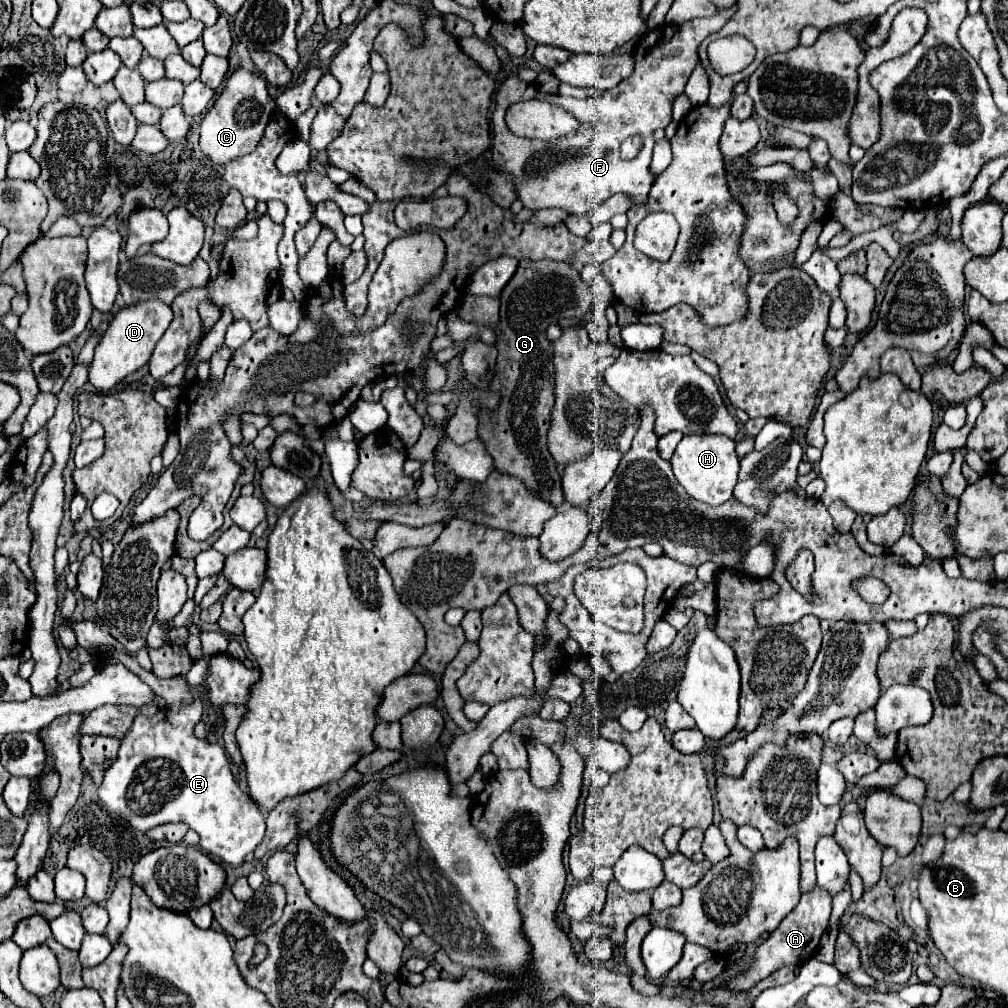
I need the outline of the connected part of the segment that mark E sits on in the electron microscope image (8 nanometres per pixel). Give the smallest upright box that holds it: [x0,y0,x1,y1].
[99,696,265,866]

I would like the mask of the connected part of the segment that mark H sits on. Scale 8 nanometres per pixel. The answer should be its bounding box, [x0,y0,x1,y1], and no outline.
[673,434,739,506]

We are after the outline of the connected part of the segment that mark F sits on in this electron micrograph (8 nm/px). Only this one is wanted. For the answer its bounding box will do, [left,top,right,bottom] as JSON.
[491,6,735,214]

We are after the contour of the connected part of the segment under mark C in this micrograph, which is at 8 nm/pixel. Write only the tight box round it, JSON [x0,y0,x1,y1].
[199,68,275,164]

